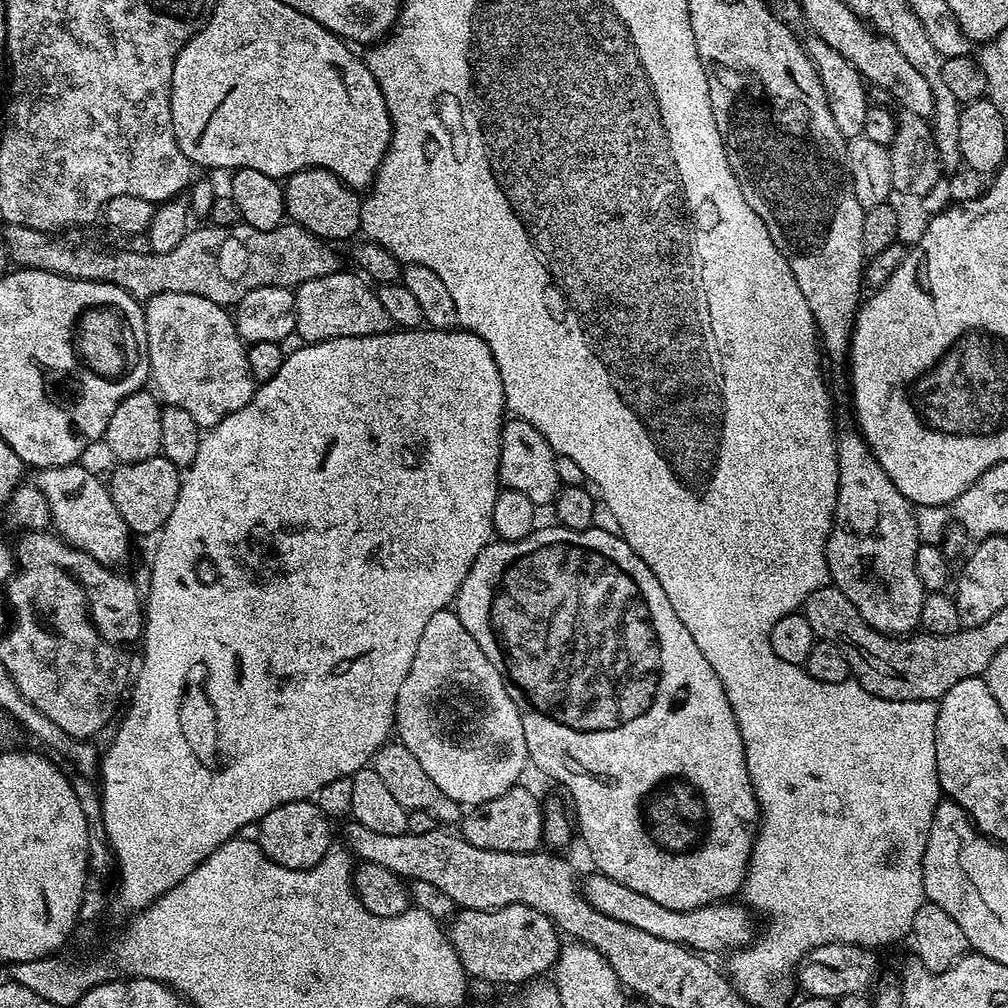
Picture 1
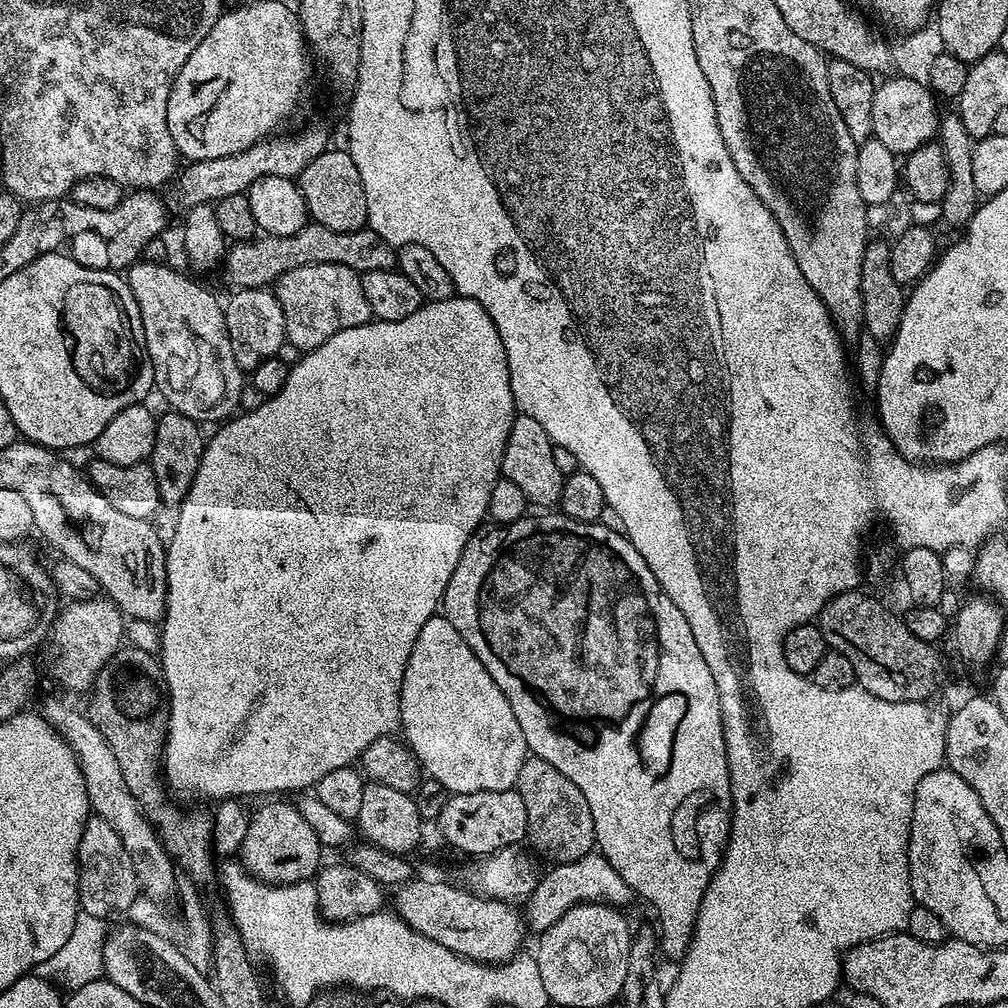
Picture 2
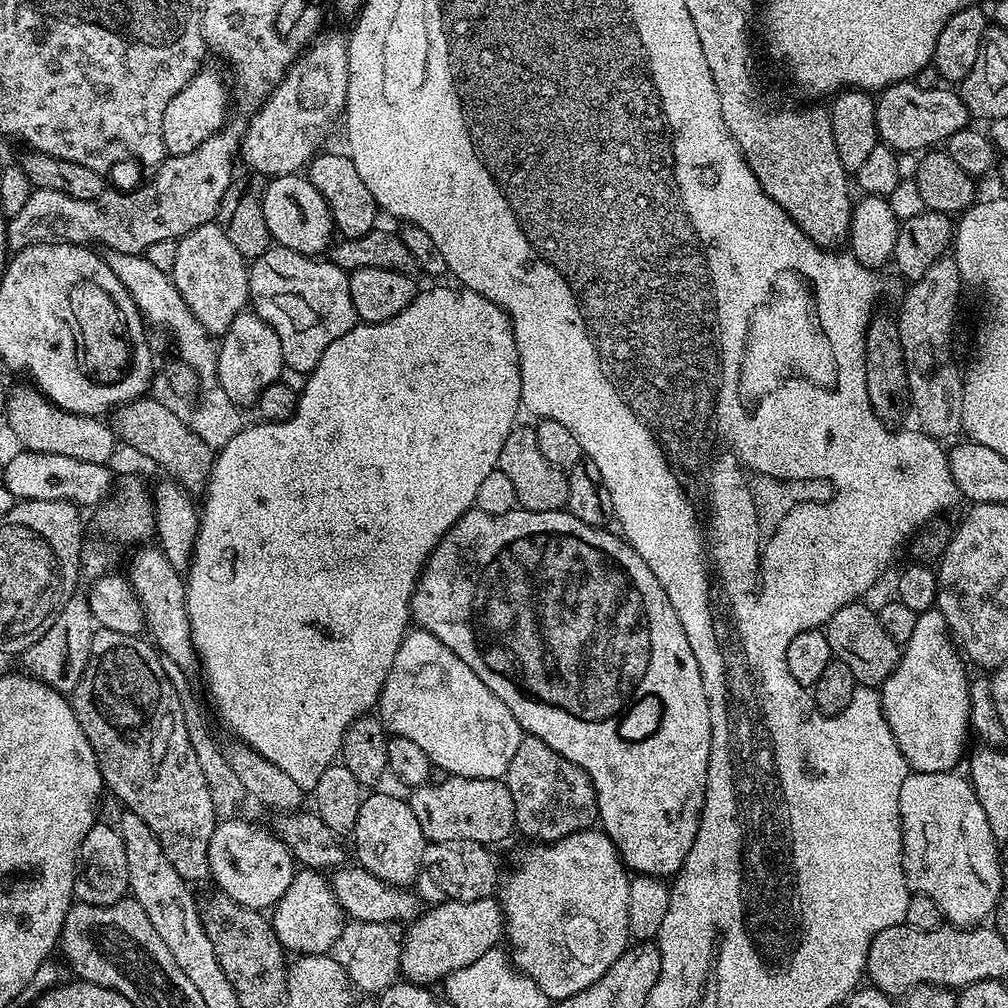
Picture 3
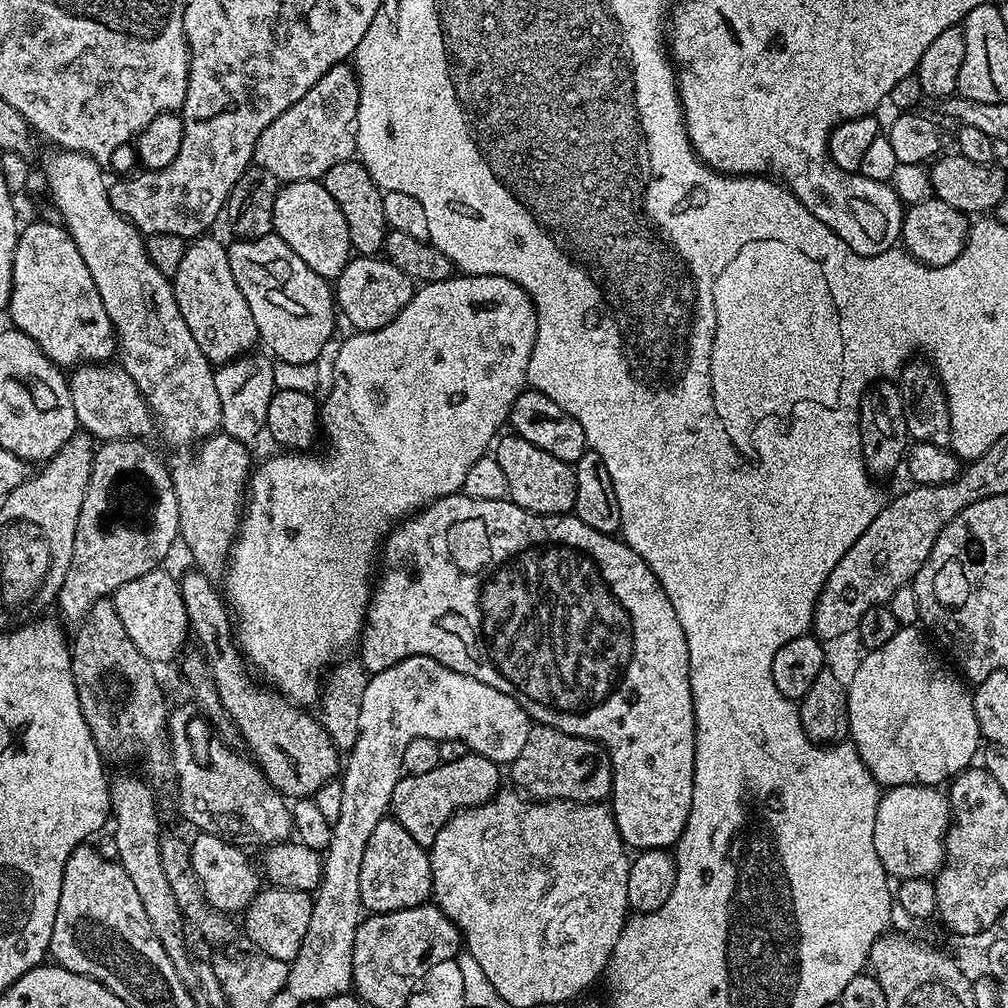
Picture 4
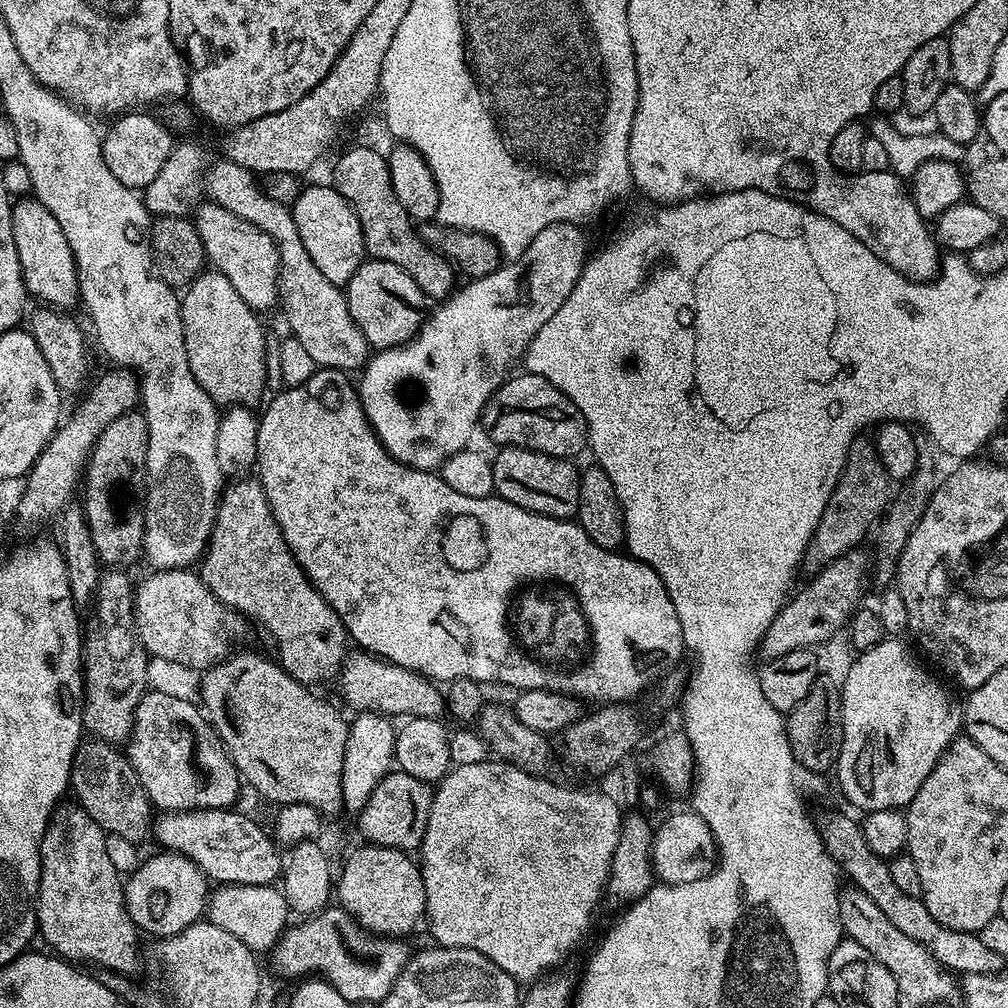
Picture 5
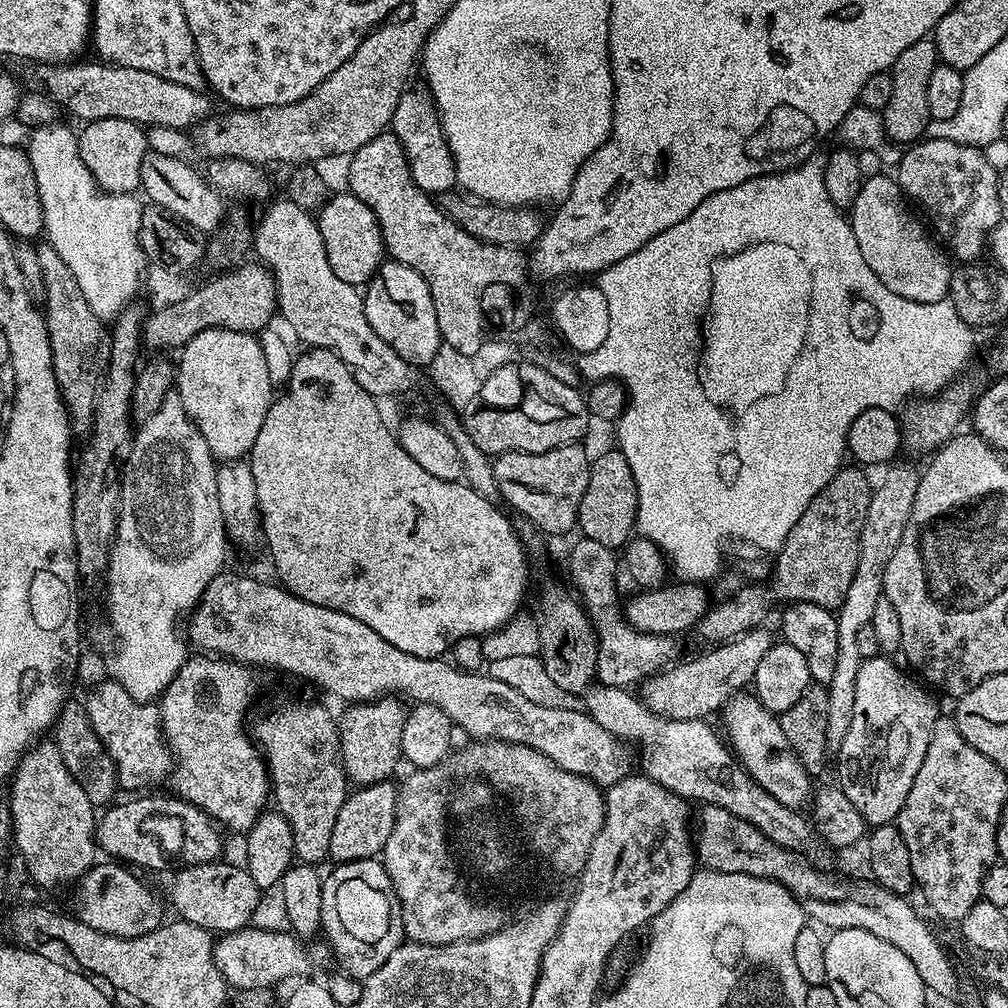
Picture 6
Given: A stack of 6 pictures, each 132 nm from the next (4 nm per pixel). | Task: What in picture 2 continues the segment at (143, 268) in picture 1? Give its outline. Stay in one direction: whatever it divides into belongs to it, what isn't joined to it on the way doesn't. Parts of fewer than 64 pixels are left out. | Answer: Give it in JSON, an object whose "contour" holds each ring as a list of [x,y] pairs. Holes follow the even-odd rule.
{"contour":[[[307,223],[298,234],[289,236],[257,235],[255,238],[236,242],[227,249],[222,261],[222,272],[237,289],[263,288],[275,285],[276,279],[298,266],[307,264],[337,264],[350,266],[350,270],[366,273],[370,270],[396,268],[397,249],[378,238],[367,227],[356,232],[326,230],[321,224]]]}

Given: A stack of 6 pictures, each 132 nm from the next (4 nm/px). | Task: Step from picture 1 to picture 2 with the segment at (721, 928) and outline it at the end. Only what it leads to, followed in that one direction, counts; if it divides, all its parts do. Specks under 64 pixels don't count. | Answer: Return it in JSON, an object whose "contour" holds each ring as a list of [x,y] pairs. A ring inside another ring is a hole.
{"contour":[[[599,851],[587,852],[578,862],[552,864],[549,869],[548,873],[545,871],[539,877],[537,888],[526,900],[526,924],[536,934],[543,934],[547,928],[554,926],[554,922],[558,922],[558,918],[569,912],[575,904],[603,902],[623,909],[624,904],[634,900],[632,888],[626,886],[622,874],[618,874],[618,870],[614,870],[614,866],[610,866],[610,862],[606,862],[606,858]]]}

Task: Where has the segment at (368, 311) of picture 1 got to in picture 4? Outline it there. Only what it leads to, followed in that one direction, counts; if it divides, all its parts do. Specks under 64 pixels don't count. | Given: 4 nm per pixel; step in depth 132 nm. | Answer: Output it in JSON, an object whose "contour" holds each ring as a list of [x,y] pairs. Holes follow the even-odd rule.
{"contour":[[[275,234],[263,236],[257,240],[233,239],[233,244],[227,245],[230,258],[230,270],[234,273],[234,282],[238,290],[242,290],[242,298],[246,298],[246,306],[250,306],[250,314],[254,314],[254,326],[258,326],[259,343],[265,344],[277,361],[284,364],[312,364],[324,352],[332,331],[338,320],[338,305],[334,295],[334,288],[324,277],[314,274],[286,242]]]}

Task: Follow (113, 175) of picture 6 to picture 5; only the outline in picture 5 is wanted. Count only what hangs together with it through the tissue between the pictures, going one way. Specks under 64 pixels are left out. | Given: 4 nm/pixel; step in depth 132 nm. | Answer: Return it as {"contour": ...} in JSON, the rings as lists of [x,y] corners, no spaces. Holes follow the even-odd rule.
{"contour":[[[132,110],[111,121],[112,129],[102,136],[102,154],[110,174],[130,190],[143,190],[158,178],[158,170],[166,166],[174,147],[174,136],[163,119],[147,116],[147,111]]]}

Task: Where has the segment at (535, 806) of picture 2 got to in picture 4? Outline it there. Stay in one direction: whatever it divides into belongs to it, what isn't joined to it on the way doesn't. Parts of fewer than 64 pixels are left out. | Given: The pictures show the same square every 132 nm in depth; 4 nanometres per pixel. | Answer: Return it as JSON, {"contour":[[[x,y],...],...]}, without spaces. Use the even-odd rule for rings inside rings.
{"contour":[[[533,723],[530,734],[526,734],[526,746],[522,746],[522,754],[512,761],[510,771],[513,782],[521,784],[516,786],[538,800],[599,804],[612,794],[612,763],[608,749],[602,747],[599,740],[562,734],[545,724]]]}

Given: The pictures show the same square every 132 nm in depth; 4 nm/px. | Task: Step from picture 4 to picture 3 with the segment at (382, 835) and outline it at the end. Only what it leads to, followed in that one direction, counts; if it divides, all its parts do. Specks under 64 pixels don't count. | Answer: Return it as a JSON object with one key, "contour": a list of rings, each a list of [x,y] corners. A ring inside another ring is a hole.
{"contour":[[[388,792],[365,795],[361,799],[357,821],[354,822],[350,836],[356,839],[355,863],[374,874],[374,878],[401,886],[411,885],[415,881],[426,841],[422,826],[418,826],[418,818],[414,818],[414,810],[410,810],[407,799],[399,800]]]}

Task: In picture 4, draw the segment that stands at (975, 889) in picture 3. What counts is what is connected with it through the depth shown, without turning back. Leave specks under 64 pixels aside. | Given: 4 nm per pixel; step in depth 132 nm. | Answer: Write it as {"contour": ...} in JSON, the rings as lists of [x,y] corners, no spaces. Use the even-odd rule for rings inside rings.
{"contour":[[[907,784],[887,789],[878,802],[878,814],[874,814],[874,850],[878,850],[878,862],[897,881],[906,878],[932,878],[944,862],[944,835],[948,832],[950,813],[948,797],[939,787],[926,784]]]}

